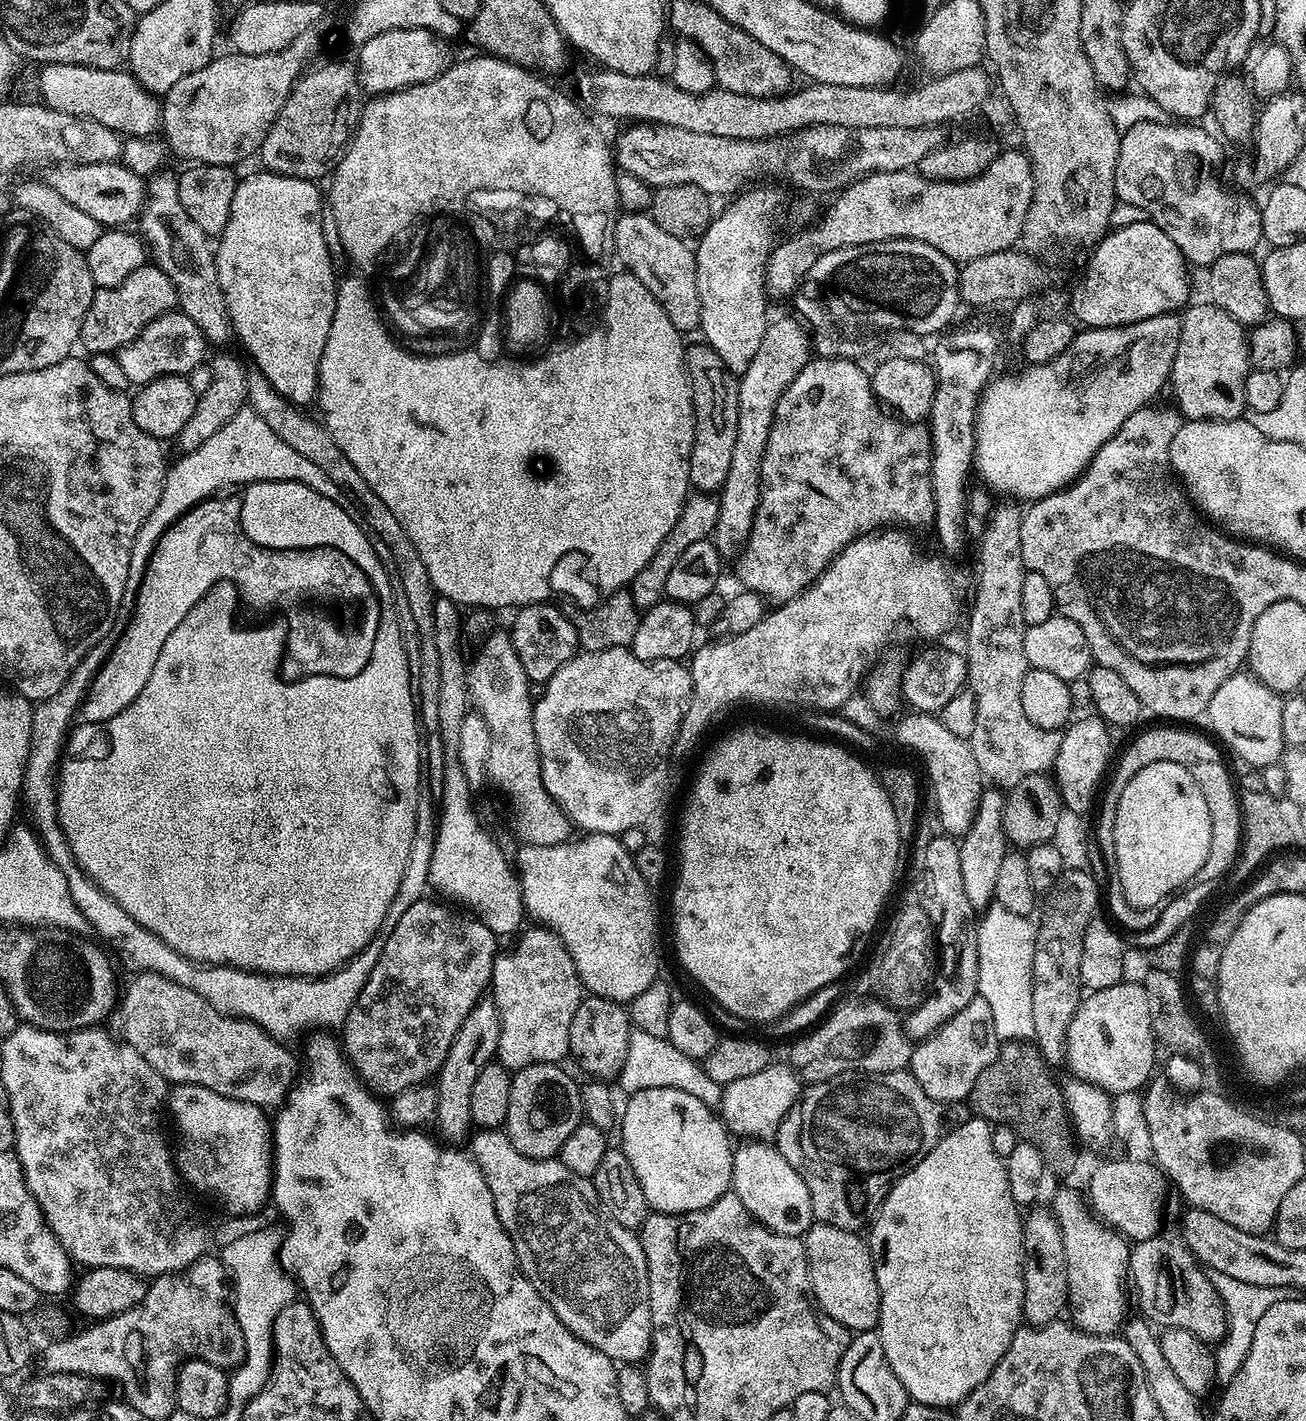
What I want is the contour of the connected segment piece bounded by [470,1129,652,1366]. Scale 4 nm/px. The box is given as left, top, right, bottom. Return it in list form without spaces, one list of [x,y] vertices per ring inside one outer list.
[[[479,1129],[471,1135],[471,1144],[471,1155],[486,1178],[486,1186],[490,1186],[490,1194],[494,1198],[494,1208],[498,1210],[498,1218],[502,1222],[506,1234],[512,1240],[512,1245],[516,1250],[516,1260],[520,1263],[520,1270],[536,1287],[538,1294],[542,1298],[546,1298],[546,1302],[558,1314],[560,1321],[576,1336],[589,1342],[604,1340],[604,1344],[602,1343],[603,1355],[608,1356],[613,1362],[619,1362],[624,1366],[636,1366],[647,1361],[648,1352],[652,1349],[652,1311],[650,1310],[650,1286],[648,1285],[646,1254],[640,1245],[639,1235],[633,1229],[622,1226],[614,1217],[608,1215],[604,1204],[598,1198],[598,1190],[592,1185],[589,1177],[574,1174],[574,1170],[566,1170],[565,1164],[558,1158],[550,1160],[530,1159],[521,1151],[514,1149],[507,1133],[501,1129]]]

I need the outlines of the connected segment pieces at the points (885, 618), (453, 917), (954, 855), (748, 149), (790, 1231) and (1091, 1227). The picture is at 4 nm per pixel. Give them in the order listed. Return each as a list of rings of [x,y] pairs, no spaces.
[[[888,526],[883,529],[879,534],[869,534],[867,536],[860,536],[856,540],[851,540],[849,544],[845,548],[843,548],[842,551],[840,551],[839,556],[835,556],[833,558],[831,564],[828,565],[827,568],[825,568],[823,574],[816,579],[815,582],[812,583],[811,586],[807,588],[806,591],[800,592],[794,597],[792,600],[786,600],[783,601],[779,605],[780,608],[777,610],[777,612],[769,611],[767,615],[765,615],[764,620],[762,622],[758,622],[758,626],[754,626],[751,630],[746,630],[746,634],[738,634],[737,636],[729,636],[725,635],[723,638],[716,638],[720,640],[716,640],[713,642],[713,644],[704,644],[701,643],[699,647],[695,649],[691,653],[690,656],[690,671],[692,673],[692,696],[688,699],[688,709],[684,711],[684,717],[682,718],[682,722],[680,723],[680,733],[676,736],[676,742],[674,745],[675,751],[677,753],[680,752],[688,752],[691,750],[692,747],[695,746],[696,743],[700,740],[700,735],[703,734],[704,731],[707,730],[708,727],[711,726],[712,723],[715,722],[716,719],[719,718],[720,715],[723,714],[724,711],[727,710],[727,708],[732,708],[735,706],[735,704],[777,704],[780,708],[814,708],[817,713],[835,713],[837,710],[840,710],[844,703],[847,702],[848,699],[851,698],[852,695],[856,692],[856,687],[861,687],[862,681],[865,679],[866,673],[869,671],[870,666],[875,665],[877,663],[876,660],[879,658],[880,655],[883,654],[884,651],[887,650],[888,647],[891,646],[891,644],[904,644],[907,642],[907,640],[928,640],[924,642],[936,642],[939,640],[936,640],[939,638],[939,636],[944,636],[947,634],[948,631],[951,630],[952,627],[955,626],[956,623],[961,623],[962,620],[962,612],[960,616],[960,576],[958,573],[955,572],[954,569],[951,568],[950,565],[947,564],[946,561],[943,560],[945,557],[943,555],[940,556],[927,556],[924,552],[919,552],[918,549],[916,549],[916,544],[914,541],[911,540],[910,537],[907,536],[907,531],[901,530],[899,527],[896,526]]]
[[[433,899],[414,902],[402,914],[344,1020],[342,1047],[348,1063],[373,1092],[384,1098],[437,1075],[458,1026],[492,983],[498,936],[476,916],[455,912],[455,907]]]
[[[947,834],[932,836],[912,856],[912,880],[920,891],[918,904],[924,908],[935,925],[935,943],[938,945],[938,971],[927,995],[907,1013],[904,1031],[919,1042],[934,1034],[947,1020],[954,1018],[980,991],[978,982],[978,946],[976,945],[977,913],[966,898],[962,886],[962,865],[958,862],[960,845]]]
[[[636,122],[614,140],[614,160],[621,173],[638,178],[653,189],[665,188],[671,184],[693,184],[708,193],[709,197],[731,197],[739,193],[749,182],[756,182],[759,176],[776,176],[780,172],[780,144],[776,138],[767,140],[735,140],[722,138],[718,134],[694,134],[694,130],[682,130],[678,126]]]
[[[753,1140],[741,1144],[744,1145],[741,1148],[739,1145],[732,1154],[731,1191],[742,1198],[742,1206],[746,1211],[770,1231],[783,1236],[803,1237],[814,1223],[810,1190],[806,1182],[798,1170],[794,1170],[794,1166],[782,1158],[775,1143]]]
[[[1064,1188],[1056,1196],[1056,1201],[1050,1204],[1056,1214],[1056,1221],[1062,1230],[1062,1244],[1066,1250],[1066,1264],[1068,1266],[1068,1303],[1070,1316],[1076,1327],[1095,1336],[1110,1336],[1121,1331],[1125,1323],[1124,1296],[1120,1293],[1120,1275],[1128,1272],[1129,1241],[1120,1232],[1109,1228],[1094,1215],[1087,1199],[1080,1196],[1072,1188]]]

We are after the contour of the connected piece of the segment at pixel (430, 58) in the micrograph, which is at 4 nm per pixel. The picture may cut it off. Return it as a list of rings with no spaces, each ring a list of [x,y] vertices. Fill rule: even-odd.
[[[386,30],[378,38],[370,38],[370,42],[358,48],[361,89],[375,98],[438,79],[450,67],[448,48],[444,44],[447,43],[430,30]]]

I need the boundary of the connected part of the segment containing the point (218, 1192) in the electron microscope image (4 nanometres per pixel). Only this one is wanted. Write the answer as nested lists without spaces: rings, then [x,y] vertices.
[[[197,1084],[171,1085],[166,1108],[172,1111],[184,1143],[174,1152],[176,1170],[193,1189],[217,1196],[225,1210],[236,1216],[256,1212],[269,1203],[274,1149],[265,1109],[238,1098],[226,1098],[226,1094],[214,1094],[214,1090]]]

